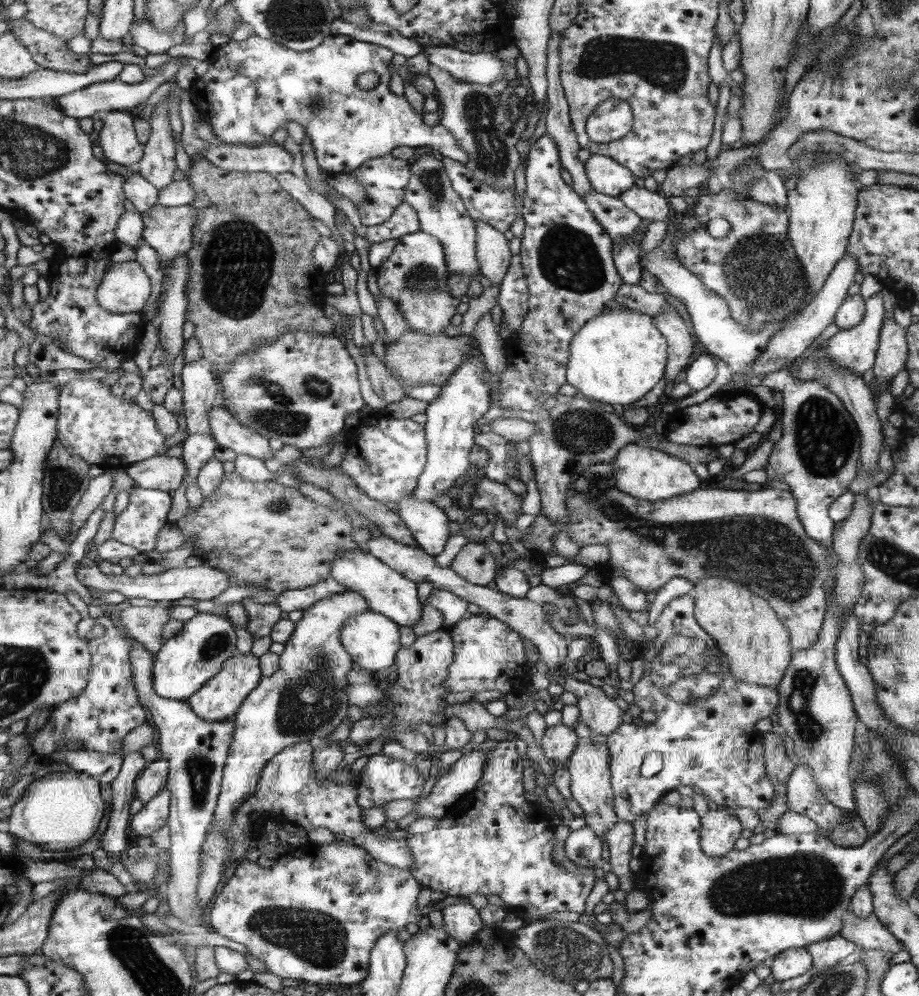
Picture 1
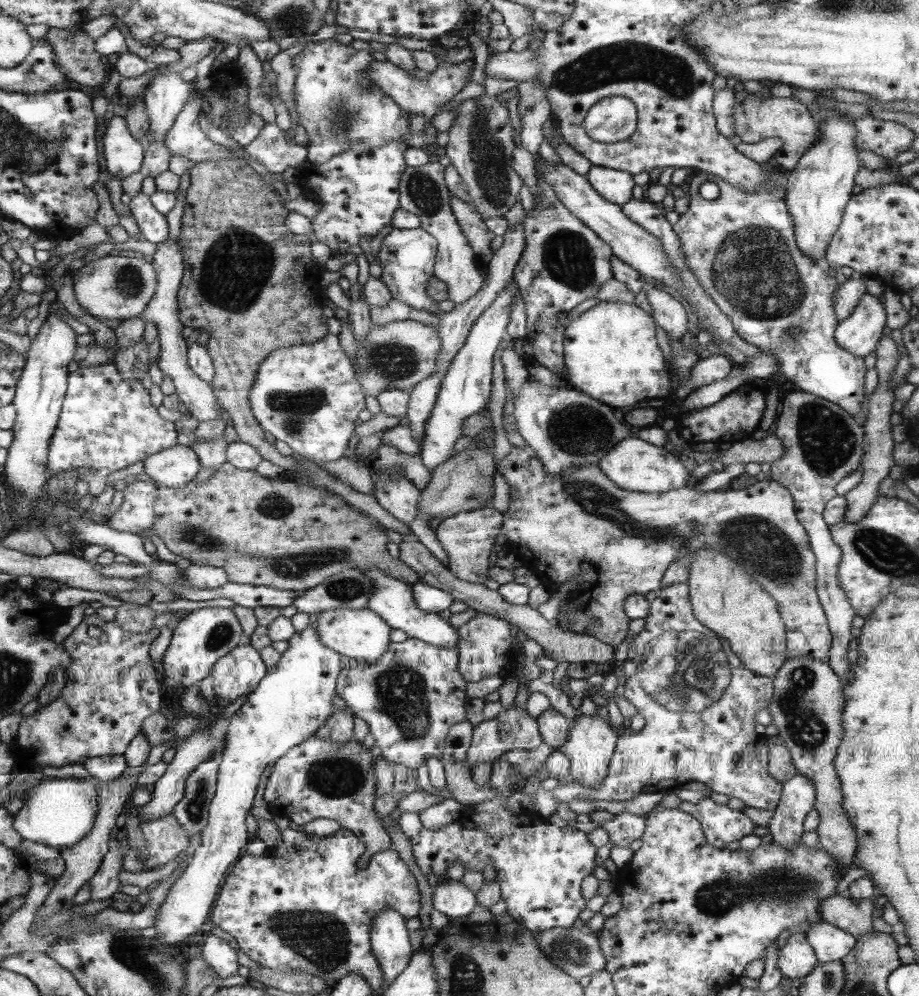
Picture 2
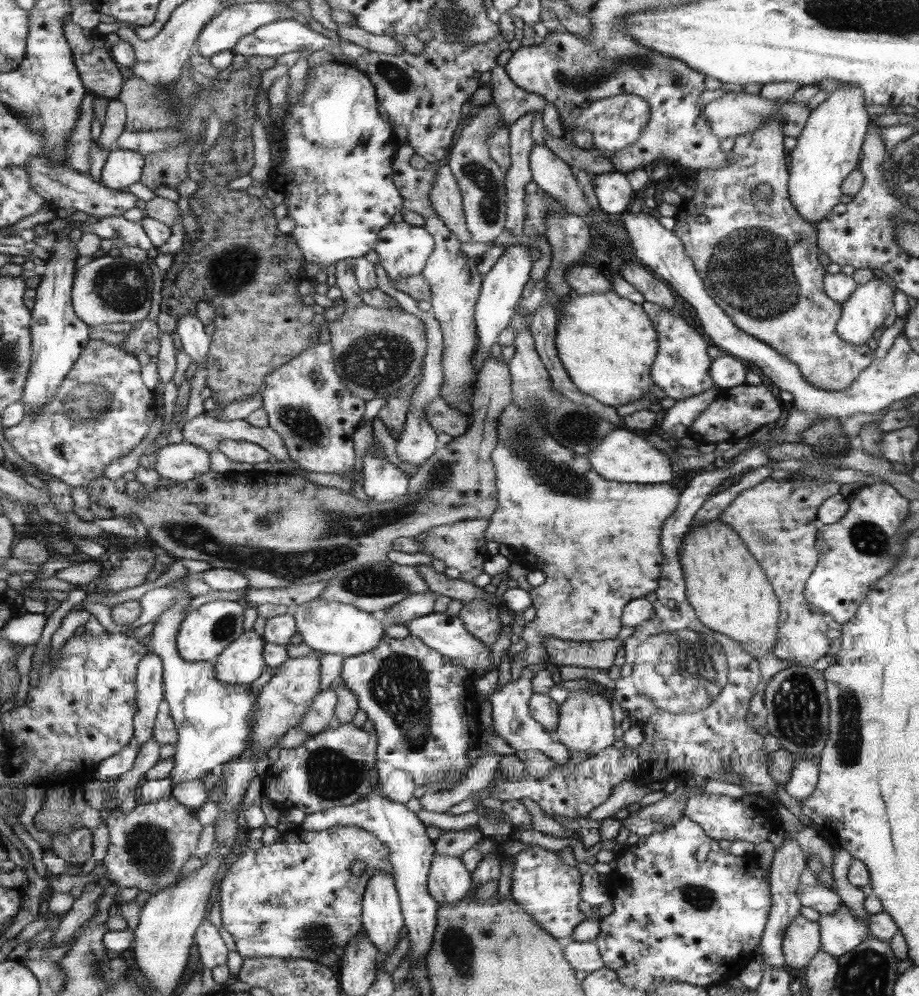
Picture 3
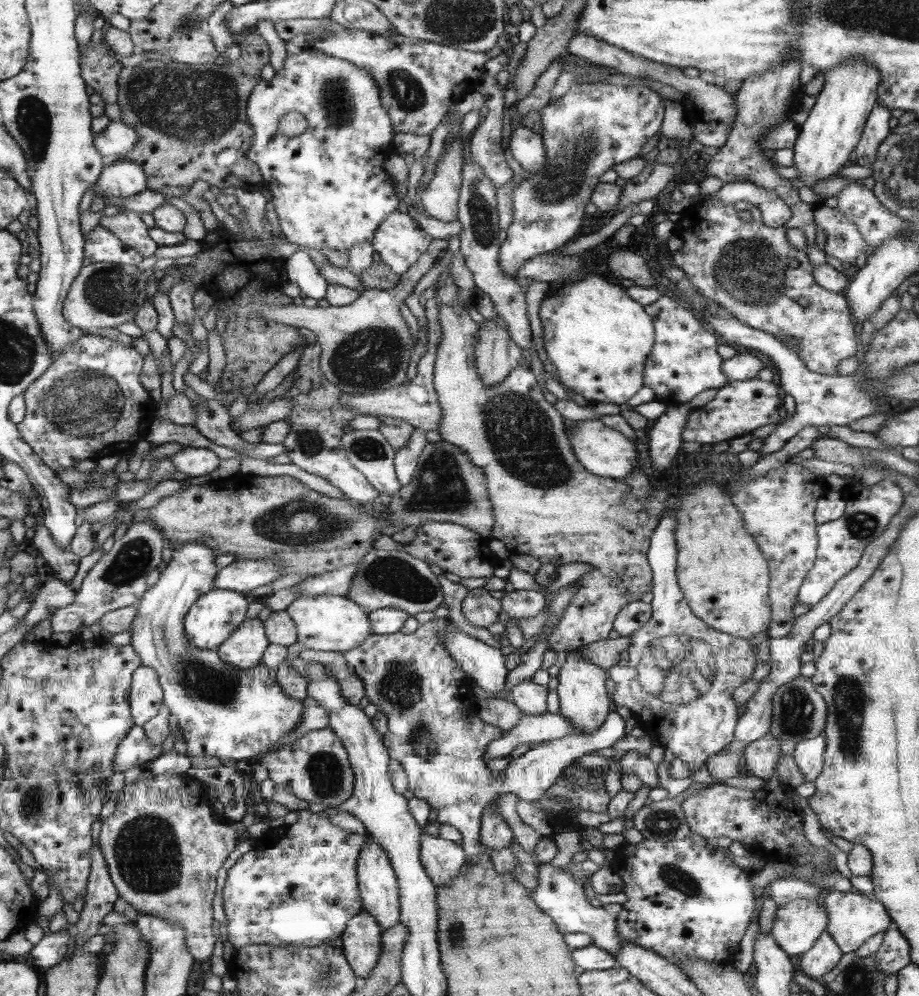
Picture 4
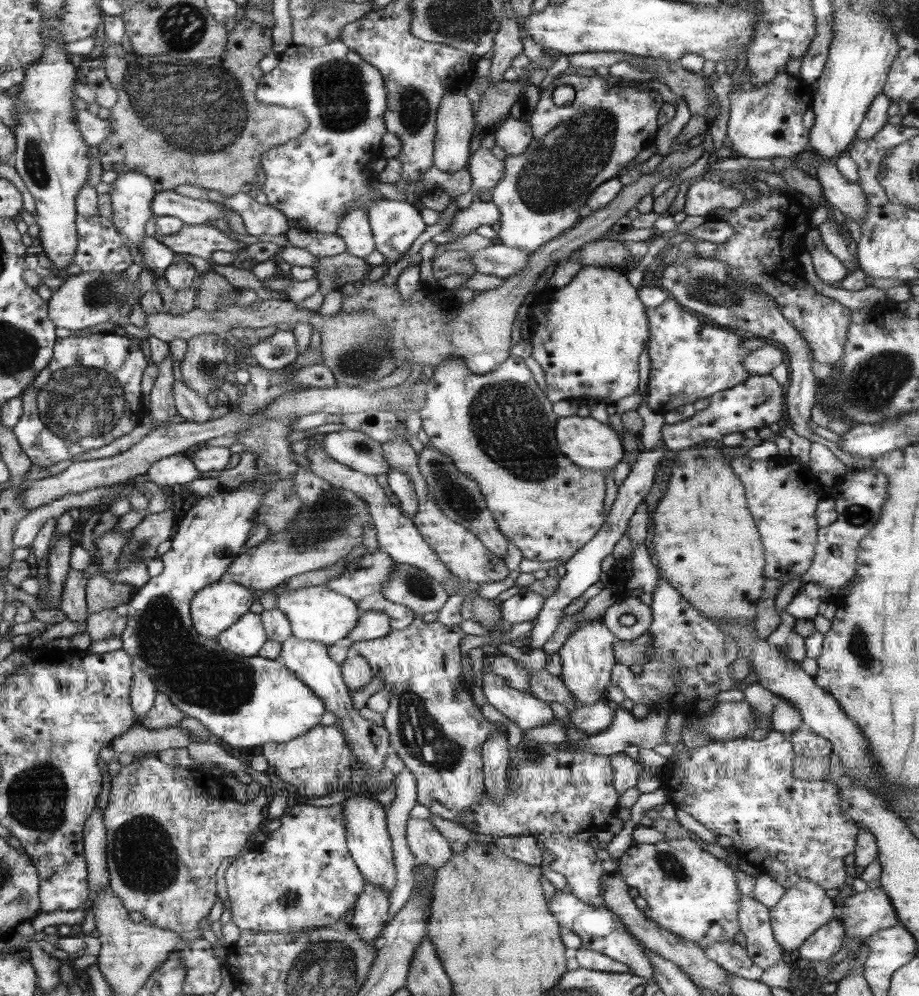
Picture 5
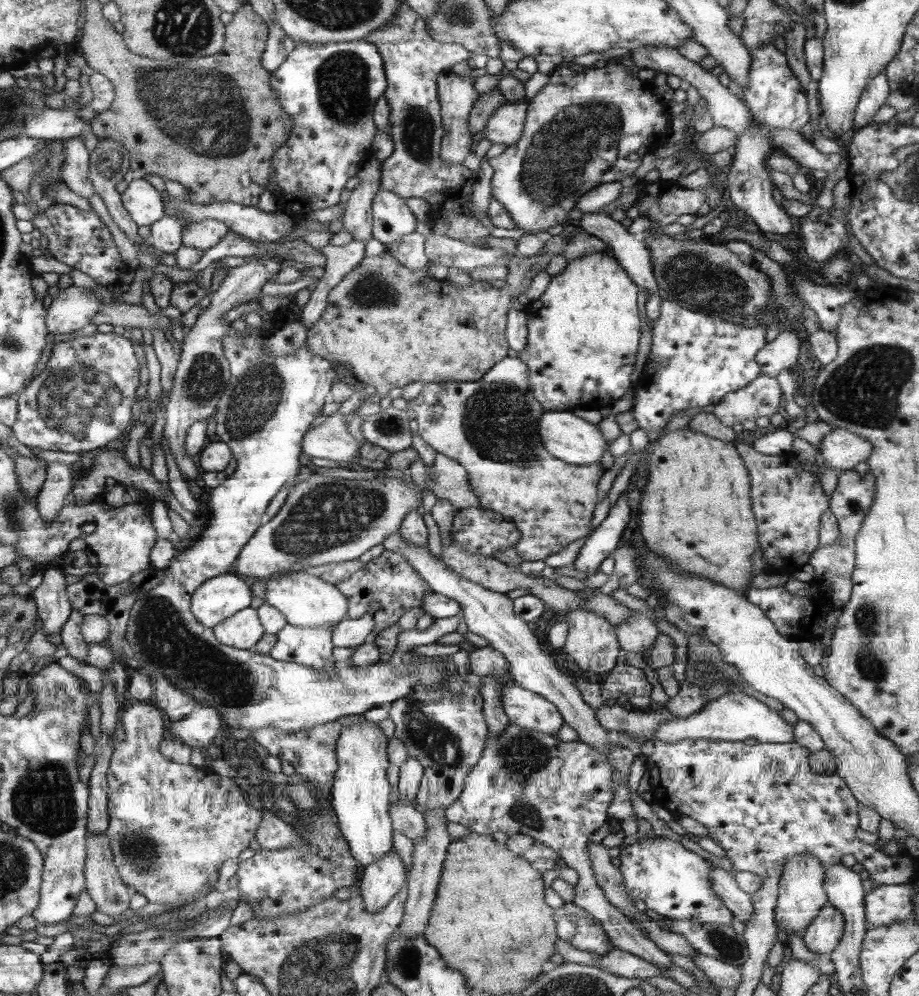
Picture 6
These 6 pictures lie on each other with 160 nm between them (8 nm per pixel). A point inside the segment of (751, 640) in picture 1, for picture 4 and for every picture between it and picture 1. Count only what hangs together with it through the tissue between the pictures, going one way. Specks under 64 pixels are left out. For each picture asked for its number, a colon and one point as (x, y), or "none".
2: (726, 599)
3: (726, 586)
4: (723, 575)

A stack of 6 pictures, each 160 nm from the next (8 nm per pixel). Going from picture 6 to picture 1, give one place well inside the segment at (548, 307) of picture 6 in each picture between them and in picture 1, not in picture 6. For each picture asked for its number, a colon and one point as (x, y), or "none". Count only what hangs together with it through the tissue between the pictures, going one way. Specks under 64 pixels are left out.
1: (618, 357)
2: (611, 352)
3: (607, 344)
4: (598, 338)
5: (588, 336)

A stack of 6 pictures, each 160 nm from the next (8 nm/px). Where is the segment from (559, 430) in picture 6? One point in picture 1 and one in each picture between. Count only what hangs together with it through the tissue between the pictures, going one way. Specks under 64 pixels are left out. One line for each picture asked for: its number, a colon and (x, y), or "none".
1: (648, 474)
2: (635, 465)
3: (624, 457)
4: (604, 451)
5: (586, 442)

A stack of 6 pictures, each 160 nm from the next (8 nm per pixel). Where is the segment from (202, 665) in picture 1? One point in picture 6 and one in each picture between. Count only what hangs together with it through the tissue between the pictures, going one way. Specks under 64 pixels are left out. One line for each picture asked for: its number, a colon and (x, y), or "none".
2: (199, 640)
3: (205, 632)
4: (215, 616)
5: (216, 607)
6: (217, 599)

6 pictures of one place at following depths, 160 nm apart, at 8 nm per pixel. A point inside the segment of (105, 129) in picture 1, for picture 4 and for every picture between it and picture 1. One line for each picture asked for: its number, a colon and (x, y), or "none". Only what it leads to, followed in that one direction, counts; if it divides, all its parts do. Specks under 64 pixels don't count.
2: (124, 153)
3: (123, 167)
4: (123, 178)

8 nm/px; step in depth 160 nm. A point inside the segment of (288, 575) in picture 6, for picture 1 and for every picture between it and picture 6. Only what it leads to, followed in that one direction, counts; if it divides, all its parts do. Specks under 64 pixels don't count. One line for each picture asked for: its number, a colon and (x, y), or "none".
1: (372, 639)
2: (362, 634)
3: (327, 626)
4: (332, 623)
5: (316, 613)

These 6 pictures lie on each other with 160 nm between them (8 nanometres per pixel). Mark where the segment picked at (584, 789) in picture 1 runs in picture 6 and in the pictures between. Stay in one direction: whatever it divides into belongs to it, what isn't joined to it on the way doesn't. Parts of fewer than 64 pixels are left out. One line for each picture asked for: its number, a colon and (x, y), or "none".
2: (590, 742)
3: (586, 725)
4: (583, 699)
5: (587, 656)
6: (592, 642)

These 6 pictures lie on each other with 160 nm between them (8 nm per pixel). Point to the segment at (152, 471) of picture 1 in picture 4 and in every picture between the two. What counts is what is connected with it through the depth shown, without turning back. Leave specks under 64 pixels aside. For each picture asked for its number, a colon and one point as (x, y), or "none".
2: (174, 468)
3: (183, 462)
4: (195, 462)

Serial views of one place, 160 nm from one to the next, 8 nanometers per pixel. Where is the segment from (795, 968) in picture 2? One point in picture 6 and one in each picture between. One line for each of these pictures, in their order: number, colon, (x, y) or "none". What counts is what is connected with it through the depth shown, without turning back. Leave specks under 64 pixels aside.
3: (801, 942)
4: (799, 924)
5: (804, 908)
6: (801, 895)

